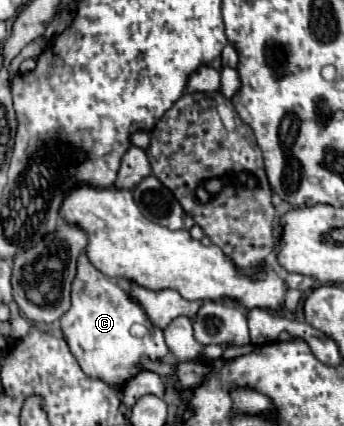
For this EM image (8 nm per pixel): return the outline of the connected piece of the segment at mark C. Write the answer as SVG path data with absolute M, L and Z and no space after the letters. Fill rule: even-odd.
M81 253L81 259L77 259L77 275L71 289L71 309L61 317L61 331L83 373L113 387L121 387L139 375L143 371L141 361L159 361L169 353L163 331L153 327L141 305L133 301L121 285L97 271L85 253ZM135 323L147 325L147 333L143 337L135 337L131 333Z

